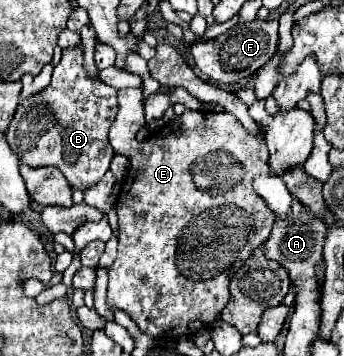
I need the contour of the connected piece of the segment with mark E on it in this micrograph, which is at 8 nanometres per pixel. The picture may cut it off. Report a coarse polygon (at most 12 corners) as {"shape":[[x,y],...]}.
{"shape":[[142,88],[108,306],[154,338],[204,330],[272,232],[268,149],[186,108],[150,140]]}

